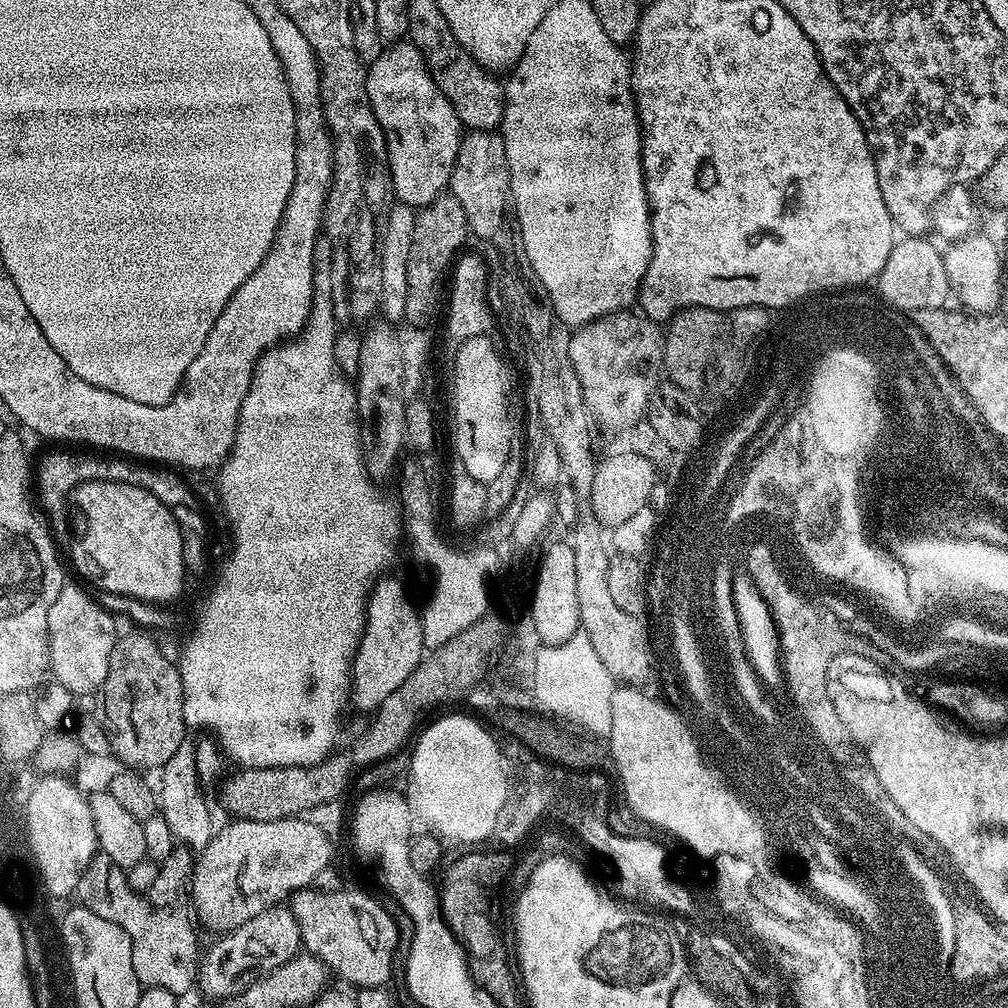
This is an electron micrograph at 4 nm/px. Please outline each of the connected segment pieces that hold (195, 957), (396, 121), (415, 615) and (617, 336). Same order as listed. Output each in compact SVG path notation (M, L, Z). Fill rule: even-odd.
M120 908L120 926L121 924L124 924L123 931L128 928L126 935L132 940L134 974L144 988L170 990L170 994L183 998L197 987L197 967L201 961L202 948L196 945L197 925L192 916L184 920L180 912L156 912L156 916L152 916L152 908Z
M396 42L391 46L385 47L384 52L374 63L367 65L366 71L366 94L370 98L370 106L374 110L374 114L378 118L378 122L384 131L384 141L388 147L388 171L390 173L390 188L394 193L395 199L401 204L408 204L414 209L426 207L430 202L434 202L448 188L450 182L450 174L454 162L458 158L458 146L462 135L462 125L458 114L454 114L454 106L450 106L450 102L446 102L446 98L442 94L442 90L438 90L438 86L434 82L434 78L430 74L430 70L426 66L426 62L422 58L422 54L414 47L411 42Z
M381 578L368 594L368 607L364 609L364 633L352 658L350 673L350 700L360 708L379 708L426 655L424 647L424 622L418 608L408 601L404 584L400 580Z
M632 310L613 312L593 324L577 327L571 333L569 356L577 378L580 379L584 407L591 419L593 416L604 428L621 430L633 428L645 419L652 391L661 383L664 366L664 332L657 321L647 320L643 314Z

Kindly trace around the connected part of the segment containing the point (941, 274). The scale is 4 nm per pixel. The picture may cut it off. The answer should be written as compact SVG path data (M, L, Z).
M928 238L900 239L897 239L888 250L886 266L878 277L878 287L887 299L895 301L904 314L915 314L923 308L945 307L949 303L950 283L942 252L939 252Z

